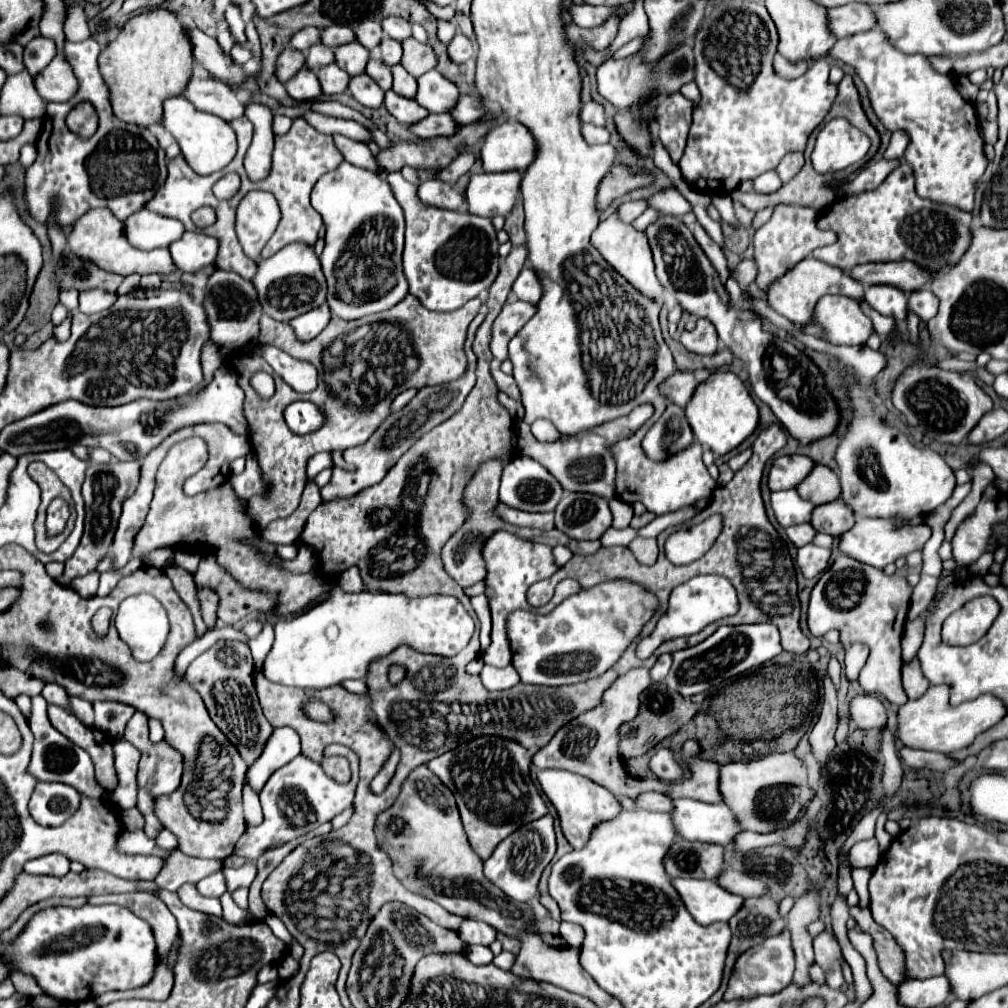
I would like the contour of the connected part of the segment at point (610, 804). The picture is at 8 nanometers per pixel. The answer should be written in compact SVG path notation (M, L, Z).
M540 770L538 772L538 782L542 786L542 790L546 792L546 796L550 798L550 802L554 804L554 808L558 810L560 816L560 824L562 824L562 832L566 836L566 840L576 848L584 848L592 830L606 822L612 820L620 814L620 800L618 796L614 796L608 788L592 782L590 778L584 778L580 774L568 772L568 770Z

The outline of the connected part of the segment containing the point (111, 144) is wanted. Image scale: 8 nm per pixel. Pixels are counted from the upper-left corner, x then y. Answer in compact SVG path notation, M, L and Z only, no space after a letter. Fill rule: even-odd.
M90 38L84 40L84 42L66 42L64 44L64 54L74 68L74 74L80 82L80 90L72 100L64 102L64 104L48 103L48 112L44 116L44 126L42 126L40 138L36 142L38 158L26 172L26 204L28 204L28 210L38 222L46 224L48 214L56 210L52 206L52 198L58 196L60 206L56 210L56 216L58 216L60 226L64 226L64 228L72 226L80 216L84 216L88 210L94 210L94 208L108 208L116 218L126 220L130 214L140 210L144 206L144 202L148 202L148 198L152 198L152 192L156 192L164 184L164 180L166 180L164 150L158 146L156 136L148 128L126 124L126 122L122 122L114 116L112 106L110 106L108 86L106 86L106 82L104 82L104 78L98 70L98 54L100 54L98 42L94 42ZM81 102L90 102L96 108L96 114L98 114L98 130L90 138L82 138L78 134L72 134L68 130L66 122L64 122L66 114Z

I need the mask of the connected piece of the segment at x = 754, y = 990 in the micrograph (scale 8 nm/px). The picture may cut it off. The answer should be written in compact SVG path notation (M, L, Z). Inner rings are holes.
M784 930L784 934L780 934L778 938L768 938L768 942L762 942L760 946L746 950L736 960L728 988L724 992L724 1000L752 998L752 996L758 996L758 994L780 992L784 986L788 986L788 980L792 980L792 974L794 974L794 962L792 960L794 960L794 954L792 954L788 930Z

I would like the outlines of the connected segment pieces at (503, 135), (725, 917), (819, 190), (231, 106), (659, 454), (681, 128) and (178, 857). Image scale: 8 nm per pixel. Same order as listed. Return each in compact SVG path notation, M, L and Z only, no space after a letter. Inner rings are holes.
M506 120L486 134L480 154L486 172L526 172L538 154L538 144L524 124Z
M674 878L672 884L684 898L684 904L688 906L688 912L696 918L700 924L712 924L712 922L728 922L744 904L742 896L730 894L718 882L708 880L686 880L686 878Z
M826 120L810 134L810 140L808 140L808 146L804 150L804 156L806 156L806 164L804 168L800 170L800 174L796 178L792 178L788 184L784 184L778 192L772 192L772 194L758 194L758 192L740 192L740 190L734 190L730 192L730 196L744 204L748 210L752 212L758 212L766 206L778 206L778 204L798 204L798 206L810 206L810 208L816 208L816 210L822 210L826 204L832 204L836 194L828 188L828 182L832 180L832 176L822 176L818 174L814 168L812 168L812 162L810 162L810 152L815 146L818 133L823 128Z
M192 78L192 82L188 84L188 90L184 92L184 96L198 110L216 114L226 122L232 122L232 120L244 116L246 106L236 98L236 92L230 86L226 86L224 82Z
M668 404L660 420L644 436L642 450L650 460L662 462L686 450L692 442L694 442L694 434L688 426L684 410L680 410L680 406Z
M672 94L672 98L662 98L656 106L656 124L658 136L668 150L674 164L680 162L688 130L692 124L692 102L688 102L682 94Z
M174 849L172 854L163 860L162 872L154 881L158 888L170 892L176 892L176 888L184 882L198 882L223 866L222 860L192 858L178 849Z

